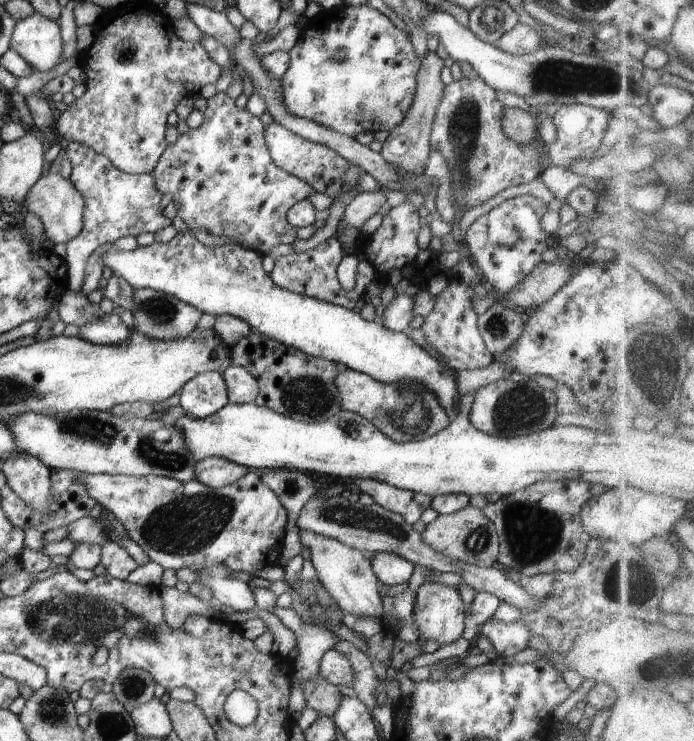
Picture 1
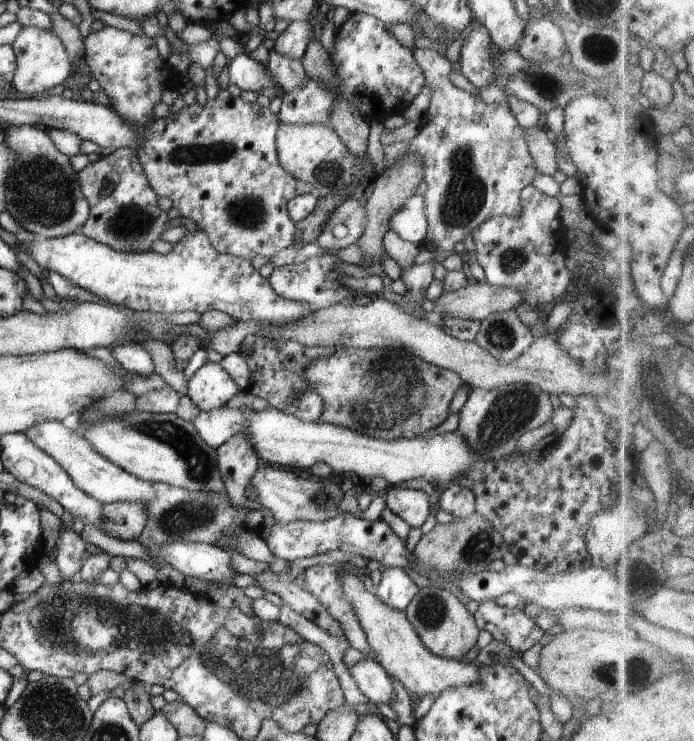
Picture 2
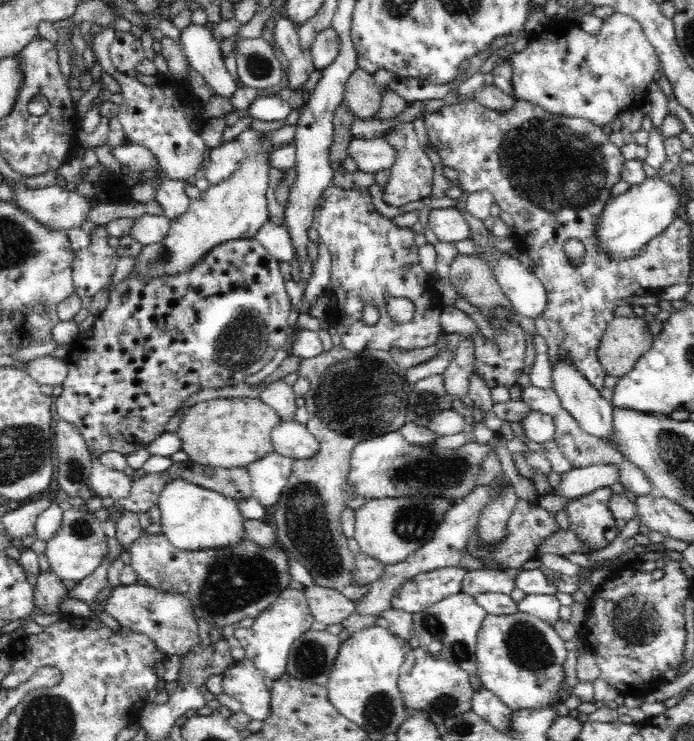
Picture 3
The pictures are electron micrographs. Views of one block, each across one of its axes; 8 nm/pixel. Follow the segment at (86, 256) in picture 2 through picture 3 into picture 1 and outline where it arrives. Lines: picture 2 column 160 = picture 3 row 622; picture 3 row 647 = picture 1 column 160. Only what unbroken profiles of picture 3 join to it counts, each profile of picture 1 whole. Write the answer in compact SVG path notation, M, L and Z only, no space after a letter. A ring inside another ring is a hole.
M194 230L177 232L174 238L165 244L154 241L150 246L138 246L132 251L116 250L116 248L104 250L102 264L112 270L116 276L124 278L132 288L150 288L170 294L212 316L232 315L241 318L248 323L254 333L264 334L272 340L297 348L308 356L342 364L347 369L367 374L382 384L394 384L402 380L421 383L437 397L449 417L453 414L452 412L455 416L459 413L456 372L442 366L436 358L432 358L426 350L418 346L408 334L388 330L382 323L367 321L360 313L340 305L333 305L280 288L274 284L270 274L262 269L263 257L256 251L230 242L206 247L196 239L194 233Z

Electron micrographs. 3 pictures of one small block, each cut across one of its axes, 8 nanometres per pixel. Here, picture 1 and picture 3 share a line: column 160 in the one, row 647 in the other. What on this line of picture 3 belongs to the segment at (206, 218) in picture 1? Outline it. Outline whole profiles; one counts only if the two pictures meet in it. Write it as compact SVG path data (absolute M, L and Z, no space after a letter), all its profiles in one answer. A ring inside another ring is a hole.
M118 586L107 600L106 613L116 619L118 623L130 631L144 634L150 641L156 643L155 647L168 655L182 655L190 652L190 648L198 645L200 640L200 628L191 601L179 593L158 591L150 586Z

